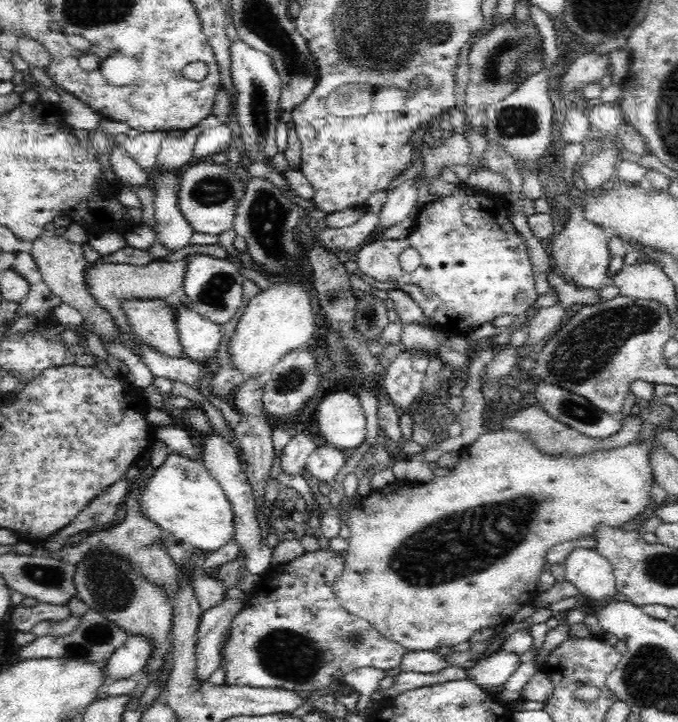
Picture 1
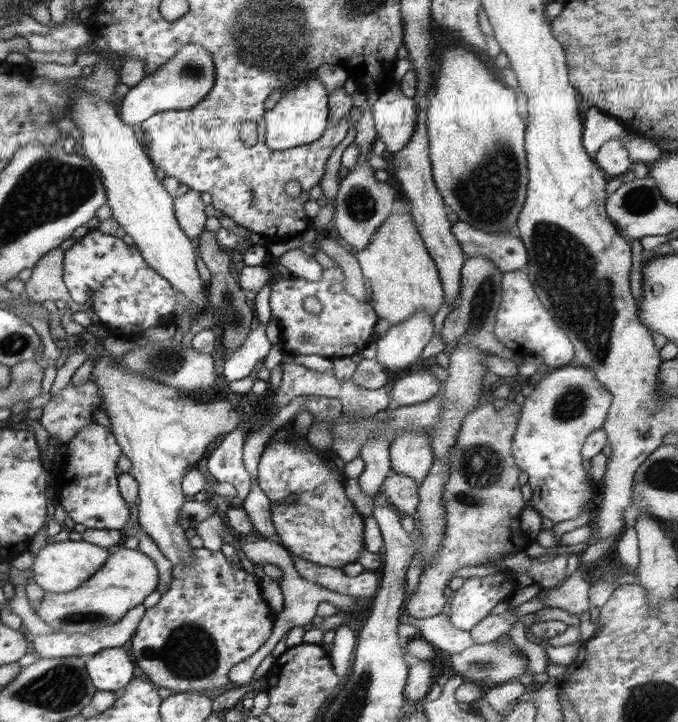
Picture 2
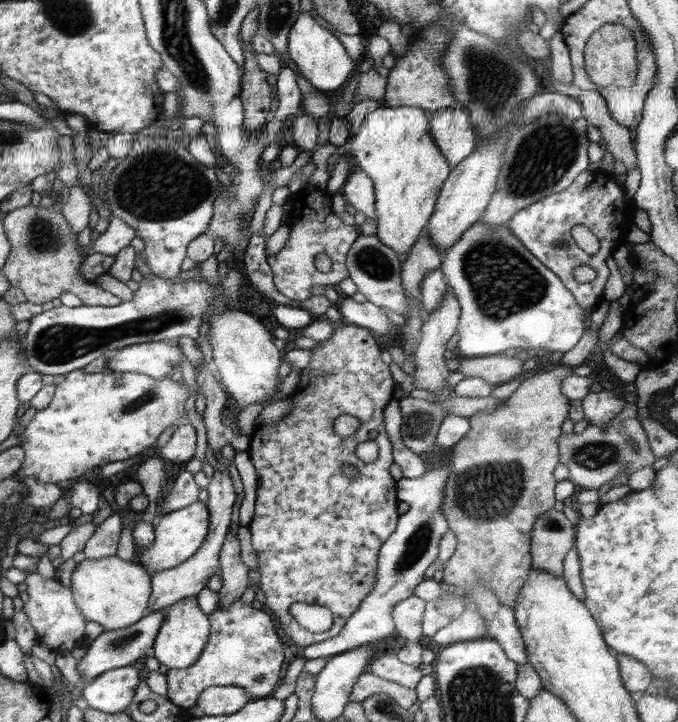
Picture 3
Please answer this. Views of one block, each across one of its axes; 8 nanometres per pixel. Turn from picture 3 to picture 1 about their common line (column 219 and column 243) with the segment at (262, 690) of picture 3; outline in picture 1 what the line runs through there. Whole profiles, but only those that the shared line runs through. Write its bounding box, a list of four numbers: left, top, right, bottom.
[221,550,406,695]

